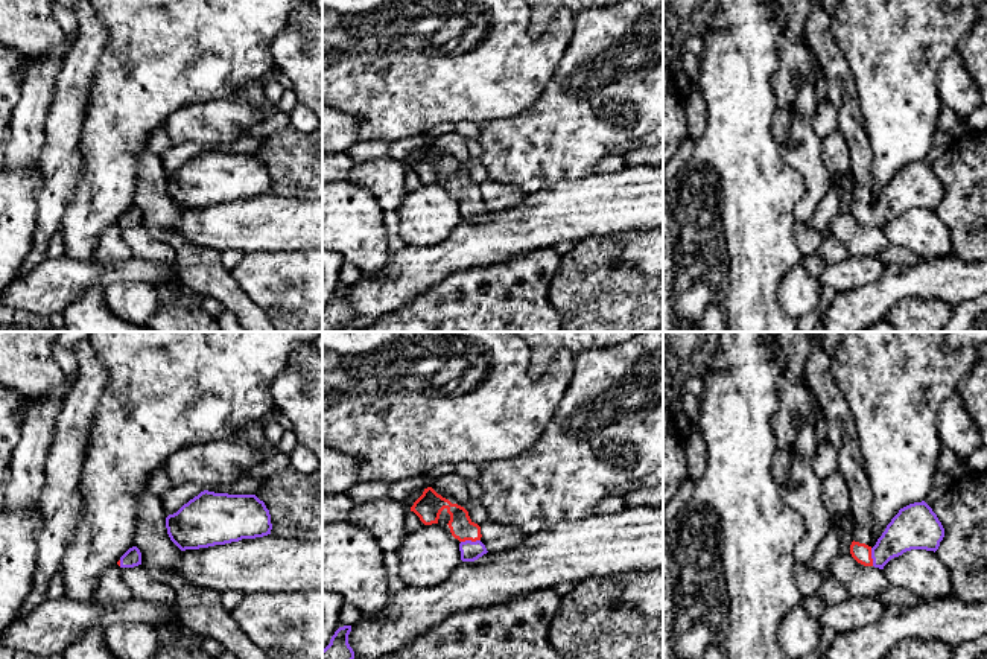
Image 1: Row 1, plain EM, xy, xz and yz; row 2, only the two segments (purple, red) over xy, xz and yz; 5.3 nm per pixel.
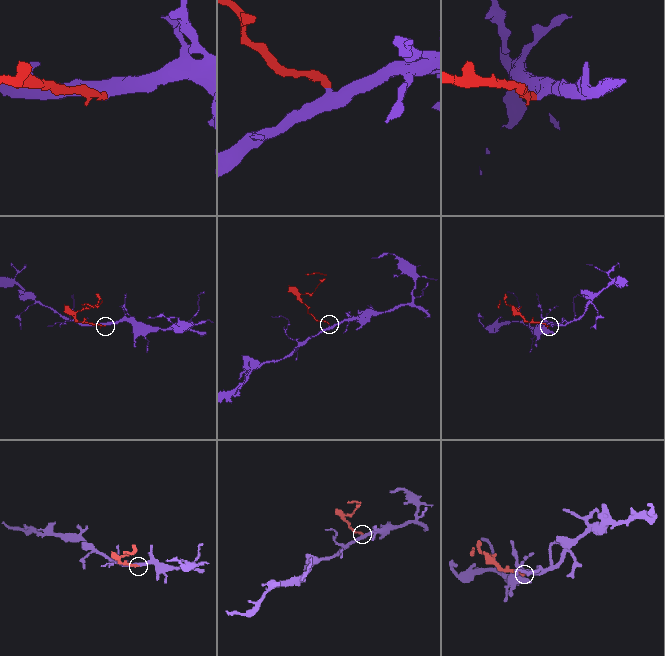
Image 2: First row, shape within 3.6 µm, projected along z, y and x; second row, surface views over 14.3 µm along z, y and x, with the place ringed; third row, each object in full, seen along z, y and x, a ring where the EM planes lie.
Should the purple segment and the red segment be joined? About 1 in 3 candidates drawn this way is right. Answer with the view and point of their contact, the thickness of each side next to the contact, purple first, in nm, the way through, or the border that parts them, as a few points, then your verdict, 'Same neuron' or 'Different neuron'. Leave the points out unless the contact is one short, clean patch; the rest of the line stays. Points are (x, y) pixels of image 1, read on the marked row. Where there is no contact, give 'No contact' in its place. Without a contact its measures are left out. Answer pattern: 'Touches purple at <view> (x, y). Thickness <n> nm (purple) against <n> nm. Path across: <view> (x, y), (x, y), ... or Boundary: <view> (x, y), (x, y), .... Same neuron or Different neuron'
Touches purple at xz (470, 541). Thickness 110 nm (purple) against 130 nm. Same neuron

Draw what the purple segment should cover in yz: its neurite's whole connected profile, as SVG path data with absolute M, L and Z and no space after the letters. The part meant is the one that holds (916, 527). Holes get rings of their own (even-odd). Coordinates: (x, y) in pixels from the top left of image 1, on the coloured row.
M922 501L900 508L873 548L853 540L850 554L864 566L884 569L891 559L911 549L935 552L943 537L941 522L932 508Z

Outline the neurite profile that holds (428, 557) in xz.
M423 525L408 533L397 551L405 586L433 587L446 581L462 562L459 543L449 525Z

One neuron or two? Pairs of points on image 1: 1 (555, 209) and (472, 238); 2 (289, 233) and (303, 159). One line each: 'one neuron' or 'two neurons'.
1: one neuron
2: two neurons

